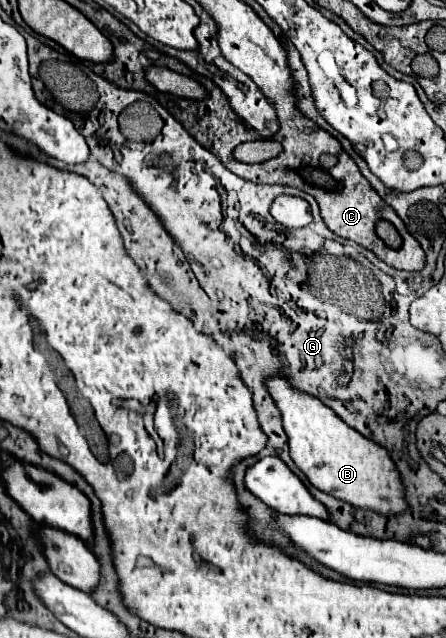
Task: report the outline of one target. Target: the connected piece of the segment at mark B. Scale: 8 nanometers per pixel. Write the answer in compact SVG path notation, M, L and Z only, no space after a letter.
M272 375L266 381L266 389L282 413L290 457L314 487L354 507L374 509L378 513L400 513L406 509L398 469L384 447L362 437L318 397L298 391L282 375Z

